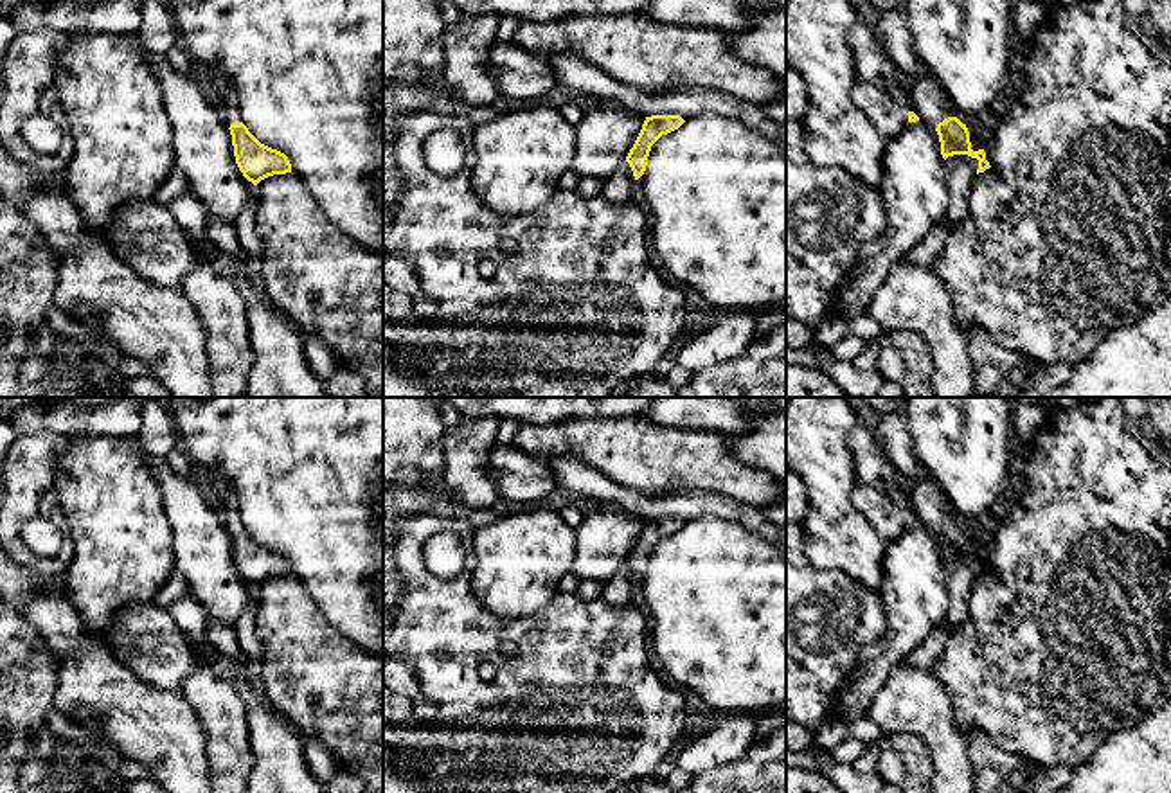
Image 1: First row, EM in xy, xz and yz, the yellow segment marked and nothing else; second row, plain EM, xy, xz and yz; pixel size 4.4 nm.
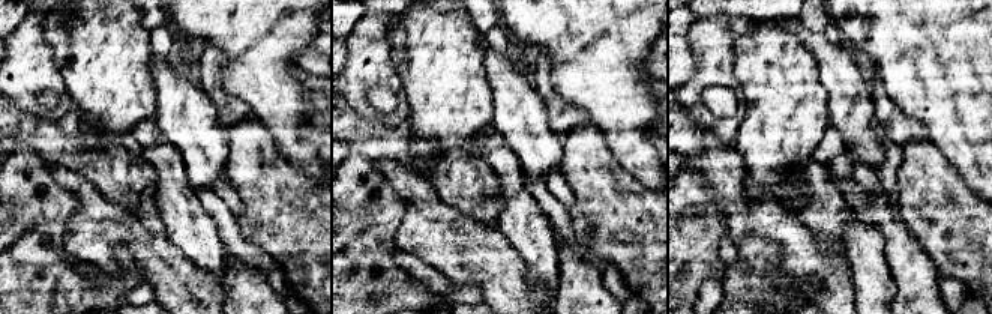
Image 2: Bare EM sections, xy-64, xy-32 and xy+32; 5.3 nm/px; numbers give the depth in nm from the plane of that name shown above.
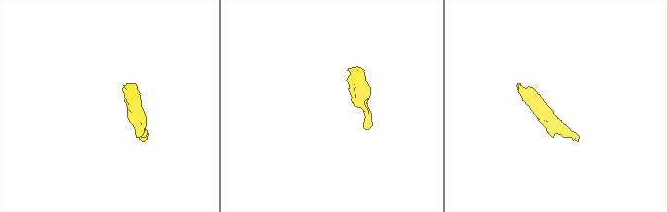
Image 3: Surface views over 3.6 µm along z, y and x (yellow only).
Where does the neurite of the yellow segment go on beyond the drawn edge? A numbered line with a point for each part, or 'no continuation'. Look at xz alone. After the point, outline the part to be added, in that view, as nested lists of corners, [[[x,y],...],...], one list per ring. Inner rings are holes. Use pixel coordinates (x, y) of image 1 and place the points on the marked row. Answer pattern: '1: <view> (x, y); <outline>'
no continuation

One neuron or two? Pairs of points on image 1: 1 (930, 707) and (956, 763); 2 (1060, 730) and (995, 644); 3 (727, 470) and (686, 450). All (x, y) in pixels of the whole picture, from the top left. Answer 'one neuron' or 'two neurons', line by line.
1: one neuron
2: one neuron
3: one neuron

